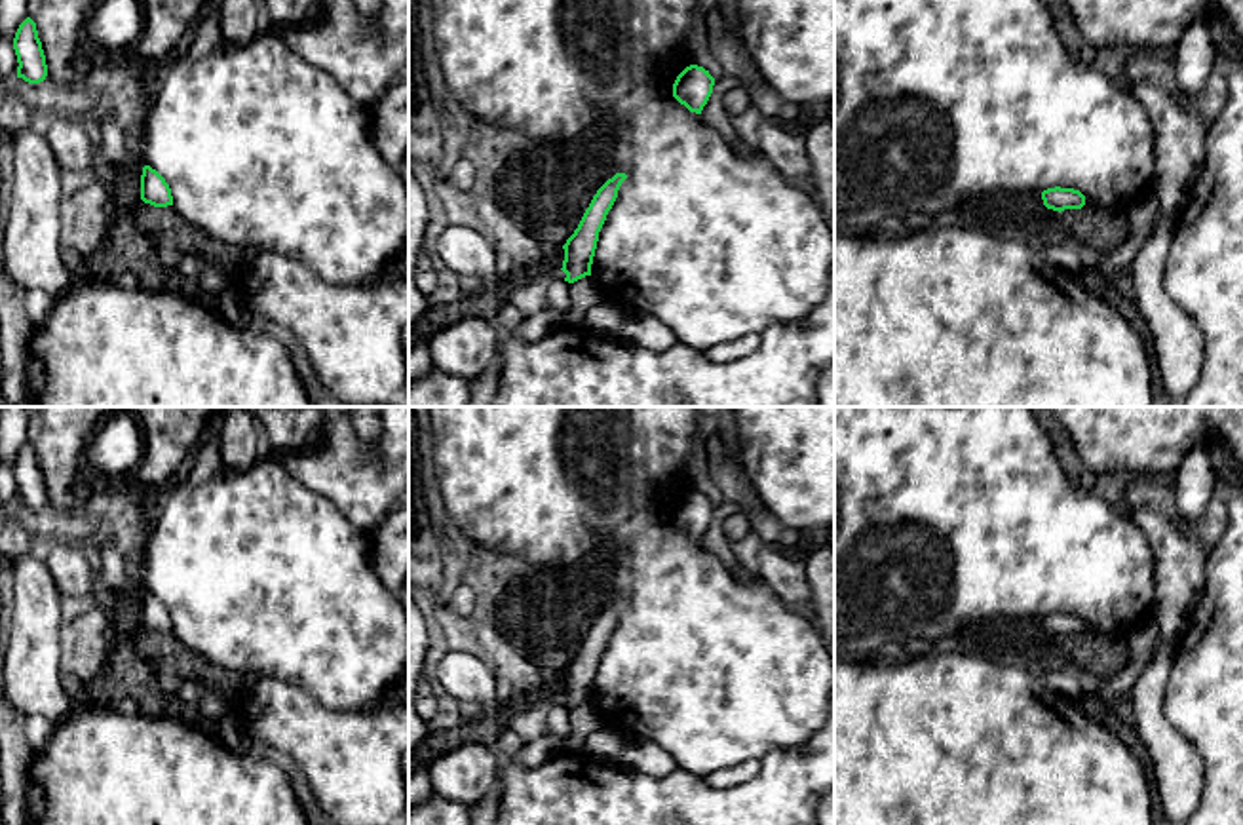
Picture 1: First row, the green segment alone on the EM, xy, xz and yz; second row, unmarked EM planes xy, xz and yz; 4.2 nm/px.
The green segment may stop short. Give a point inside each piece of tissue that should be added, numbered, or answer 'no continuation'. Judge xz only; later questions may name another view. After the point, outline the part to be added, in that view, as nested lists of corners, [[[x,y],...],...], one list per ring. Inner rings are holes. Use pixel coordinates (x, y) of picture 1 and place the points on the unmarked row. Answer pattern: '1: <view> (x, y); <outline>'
no continuation

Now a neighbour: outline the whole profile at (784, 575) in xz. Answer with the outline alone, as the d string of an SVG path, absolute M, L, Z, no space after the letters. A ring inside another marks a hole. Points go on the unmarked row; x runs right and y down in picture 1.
M770 544L760 549L758 578L785 606L810 604L812 601L804 559L775 551Z

